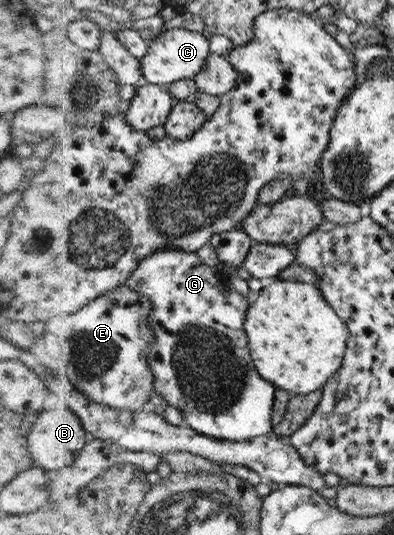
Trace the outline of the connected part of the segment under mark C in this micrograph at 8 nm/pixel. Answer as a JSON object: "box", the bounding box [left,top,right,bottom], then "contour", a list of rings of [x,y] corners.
{"box":[142,28,211,87],"contour":[[[184,28],[162,32],[161,36],[154,38],[150,52],[142,61],[145,79],[149,84],[159,84],[164,87],[169,87],[182,80],[195,79],[198,73],[206,68],[211,54],[210,38],[206,37],[203,32]]]}

